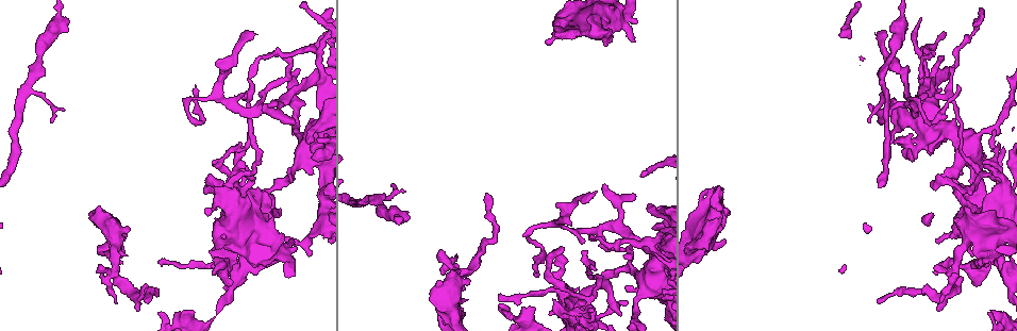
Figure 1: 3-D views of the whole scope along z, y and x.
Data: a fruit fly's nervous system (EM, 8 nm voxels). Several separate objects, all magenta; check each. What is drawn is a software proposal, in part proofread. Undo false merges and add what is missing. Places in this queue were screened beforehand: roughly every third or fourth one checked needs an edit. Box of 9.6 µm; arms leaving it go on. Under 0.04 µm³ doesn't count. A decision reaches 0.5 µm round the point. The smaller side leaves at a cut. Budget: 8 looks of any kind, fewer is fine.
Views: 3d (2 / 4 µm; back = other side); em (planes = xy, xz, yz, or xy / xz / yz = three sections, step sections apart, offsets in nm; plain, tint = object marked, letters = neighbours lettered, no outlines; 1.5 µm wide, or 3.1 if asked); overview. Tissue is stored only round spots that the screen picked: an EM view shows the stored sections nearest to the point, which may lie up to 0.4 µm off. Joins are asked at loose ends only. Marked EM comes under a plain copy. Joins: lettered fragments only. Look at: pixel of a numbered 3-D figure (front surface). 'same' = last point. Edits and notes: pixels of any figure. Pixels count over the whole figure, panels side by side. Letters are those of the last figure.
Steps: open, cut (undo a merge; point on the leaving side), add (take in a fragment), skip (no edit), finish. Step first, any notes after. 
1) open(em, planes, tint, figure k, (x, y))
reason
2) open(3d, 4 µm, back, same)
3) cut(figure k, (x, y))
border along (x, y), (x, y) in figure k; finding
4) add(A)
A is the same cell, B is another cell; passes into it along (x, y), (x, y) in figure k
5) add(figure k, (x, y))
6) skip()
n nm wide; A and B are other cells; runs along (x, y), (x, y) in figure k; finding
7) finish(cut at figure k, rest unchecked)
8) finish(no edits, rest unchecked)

open(em, planes, letters, figure 1, (487, 193))
branch stops here

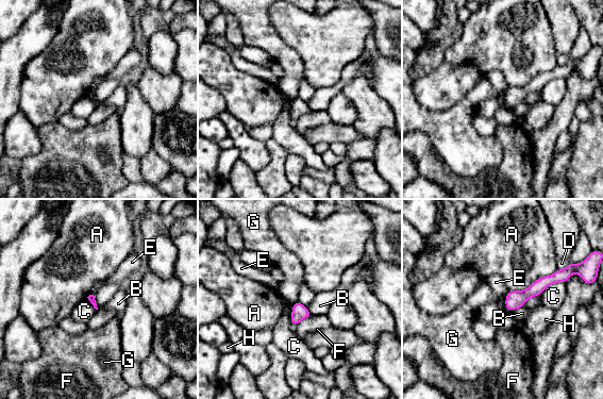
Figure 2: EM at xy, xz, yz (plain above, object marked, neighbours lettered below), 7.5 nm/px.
skip()
A, B, C, D, E, F, G and H are other cells; border along (95, 295), (98, 308) in figure 2; no lettered fragment goes on from it

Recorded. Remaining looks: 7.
open(3d, 2 µm, figure 1, (575, 37))
free end

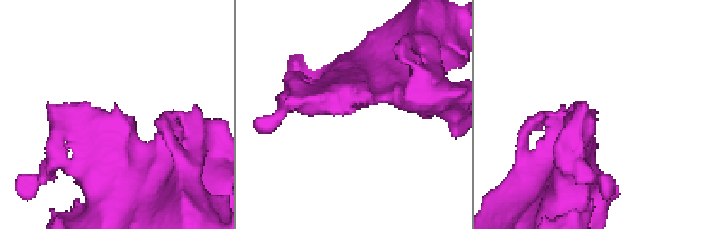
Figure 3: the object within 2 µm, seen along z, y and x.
open(em, xz, step 8, tint, figure 3, (595, 111))
now the EM

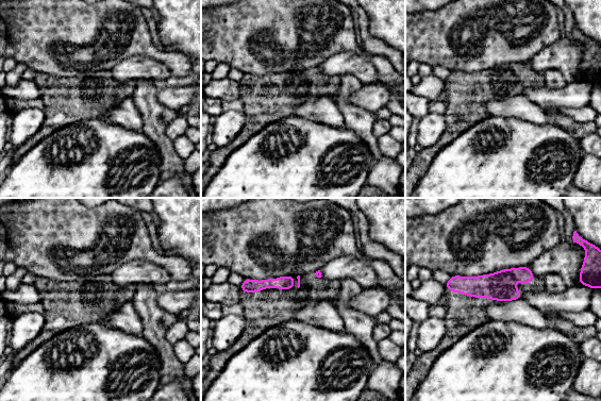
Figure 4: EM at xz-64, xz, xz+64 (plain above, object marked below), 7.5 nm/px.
open(em, planes, letters, same)
another direction

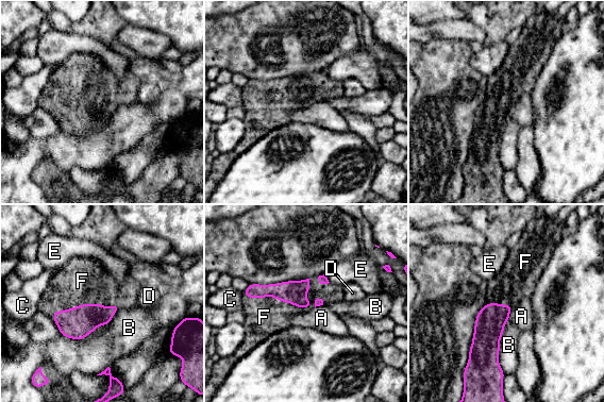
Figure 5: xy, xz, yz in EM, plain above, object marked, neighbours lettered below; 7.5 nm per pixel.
add(F)
F is the same cell, A, B, C, D and E are other cells; passes into it along (78, 322), (85, 304), (82, 281) in figure 5; the cell continues

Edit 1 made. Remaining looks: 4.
open(em, planes, letters, figure 1, (954, 67))
thin end

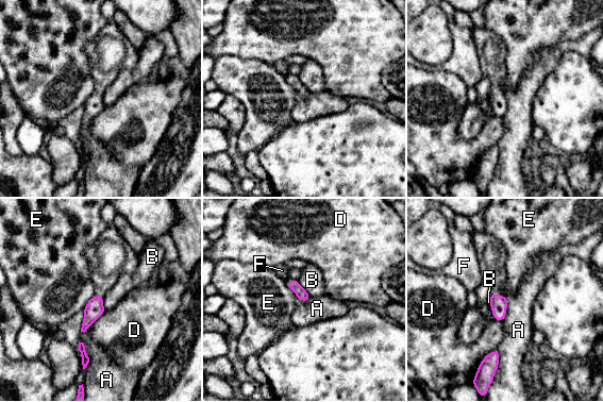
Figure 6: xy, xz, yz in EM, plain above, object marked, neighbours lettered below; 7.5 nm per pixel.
skip()
A touches over 200 nm; A, B, D, E and F are other cells; no lettered fragment goes on from it

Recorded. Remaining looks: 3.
finish(add at figure 5, rest unchecked)

